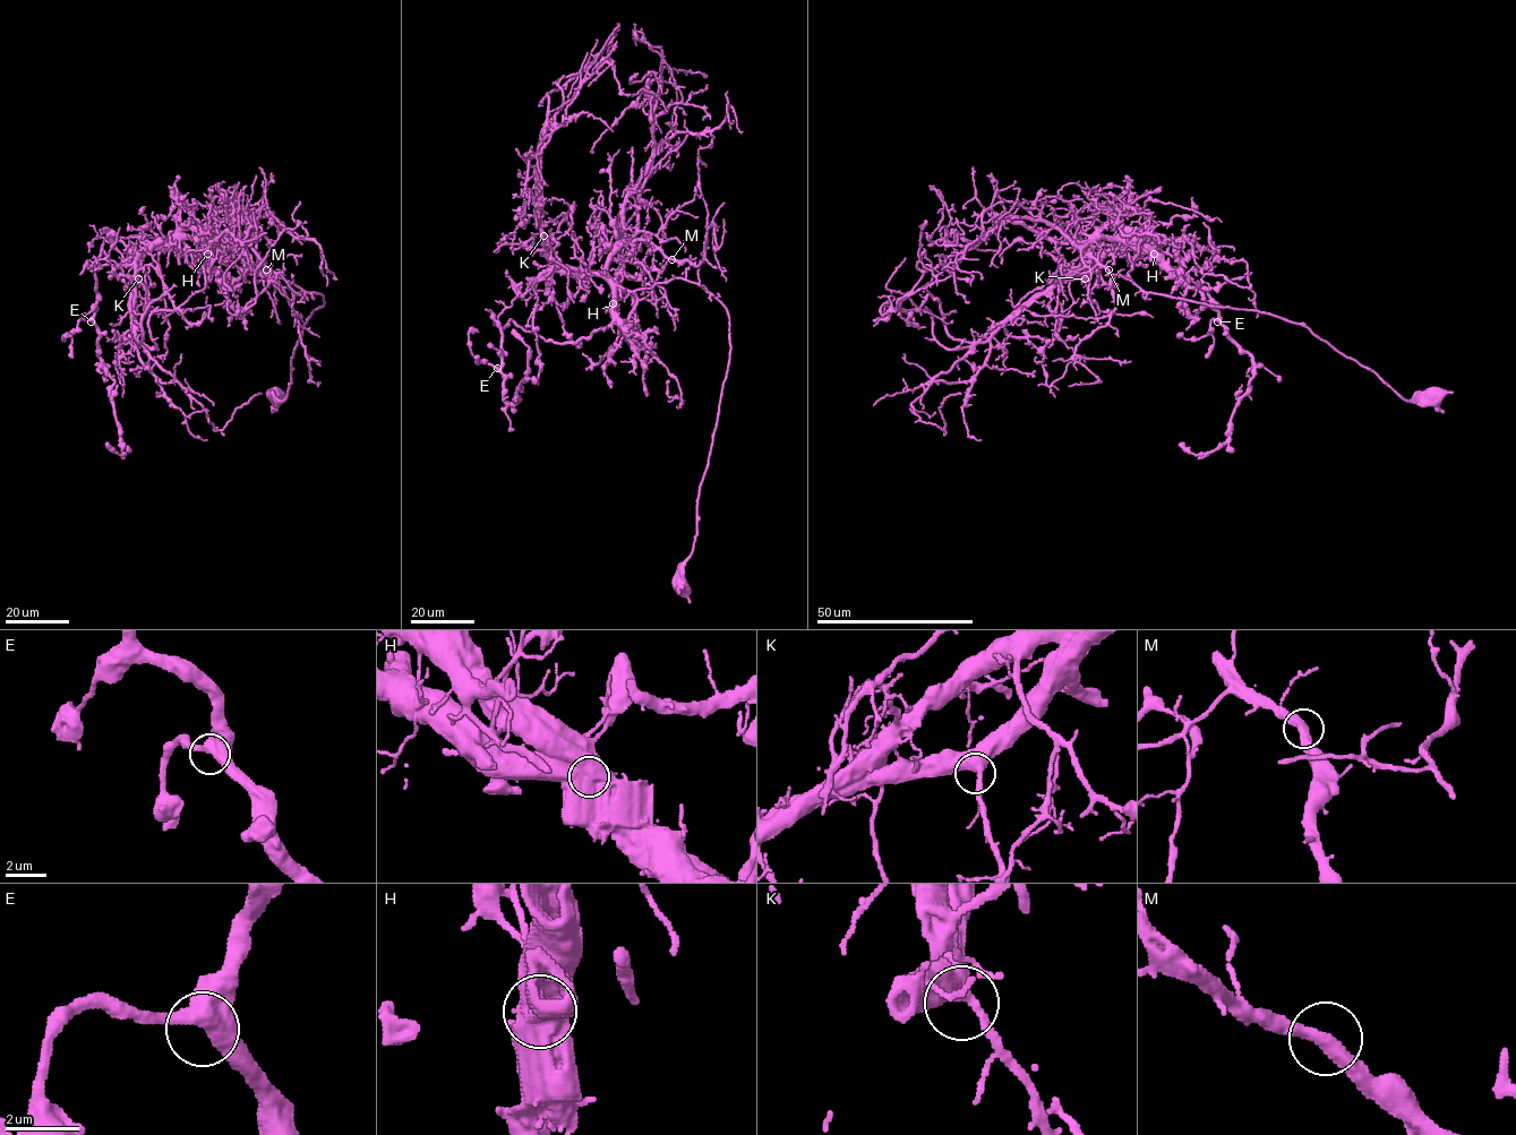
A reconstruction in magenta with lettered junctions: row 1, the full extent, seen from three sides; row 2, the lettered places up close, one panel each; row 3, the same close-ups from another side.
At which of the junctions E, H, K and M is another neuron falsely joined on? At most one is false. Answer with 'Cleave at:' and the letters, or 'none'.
Cleave at: H

